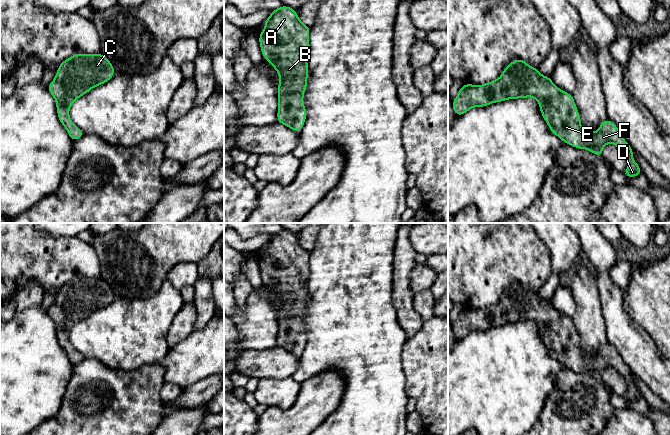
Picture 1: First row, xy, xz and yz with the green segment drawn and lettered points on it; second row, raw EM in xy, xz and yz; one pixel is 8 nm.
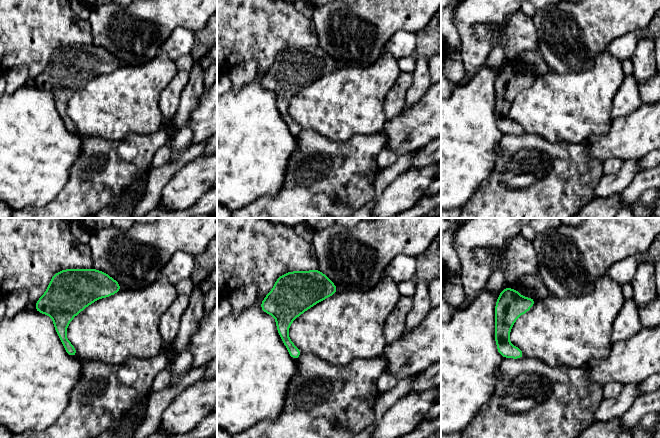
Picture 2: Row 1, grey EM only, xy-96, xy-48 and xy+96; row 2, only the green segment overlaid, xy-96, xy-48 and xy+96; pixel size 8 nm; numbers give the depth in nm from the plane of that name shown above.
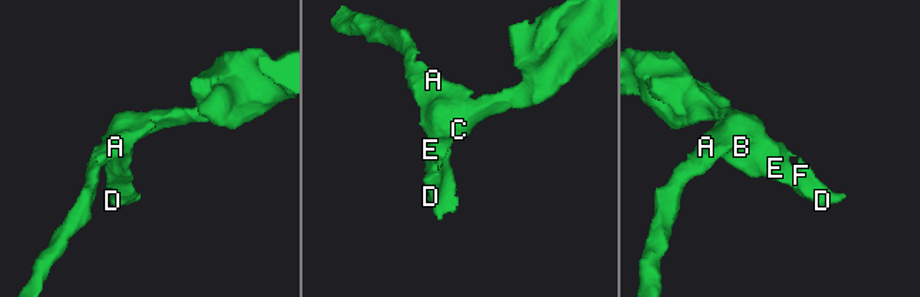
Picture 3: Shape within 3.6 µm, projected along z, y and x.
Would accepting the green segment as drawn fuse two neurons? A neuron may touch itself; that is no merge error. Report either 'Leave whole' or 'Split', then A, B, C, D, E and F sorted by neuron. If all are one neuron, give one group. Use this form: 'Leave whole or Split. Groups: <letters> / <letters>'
Leave whole. Groups: A B C D E F

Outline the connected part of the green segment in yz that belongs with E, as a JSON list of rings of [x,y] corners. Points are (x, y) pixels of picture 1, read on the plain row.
[[[513,284],[500,302],[486,308],[464,308],[452,330],[458,341],[473,331],[526,321],[533,321],[539,326],[539,333],[550,355],[564,367],[589,374],[598,381],[602,380],[607,367],[613,367],[628,383],[625,400],[629,403],[642,398],[633,382],[633,373],[612,345],[606,343],[601,346],[596,356],[583,355],[572,318],[562,315],[553,308],[551,301],[541,299],[538,292],[530,291],[525,284]]]

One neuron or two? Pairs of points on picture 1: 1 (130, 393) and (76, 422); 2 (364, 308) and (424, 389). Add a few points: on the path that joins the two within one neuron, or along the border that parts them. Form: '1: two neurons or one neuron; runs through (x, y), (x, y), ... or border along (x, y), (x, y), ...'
1: one neuron; runs through (117, 406), (99, 422), (89, 422)
2: two neurons; border along (408, 338), (402, 351), (402, 370), (405, 382)

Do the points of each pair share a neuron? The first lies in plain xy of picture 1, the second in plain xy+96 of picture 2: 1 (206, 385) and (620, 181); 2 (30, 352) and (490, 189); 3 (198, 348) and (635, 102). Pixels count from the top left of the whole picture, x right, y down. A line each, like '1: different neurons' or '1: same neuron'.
1: same neuron
2: different neurons
3: different neurons

